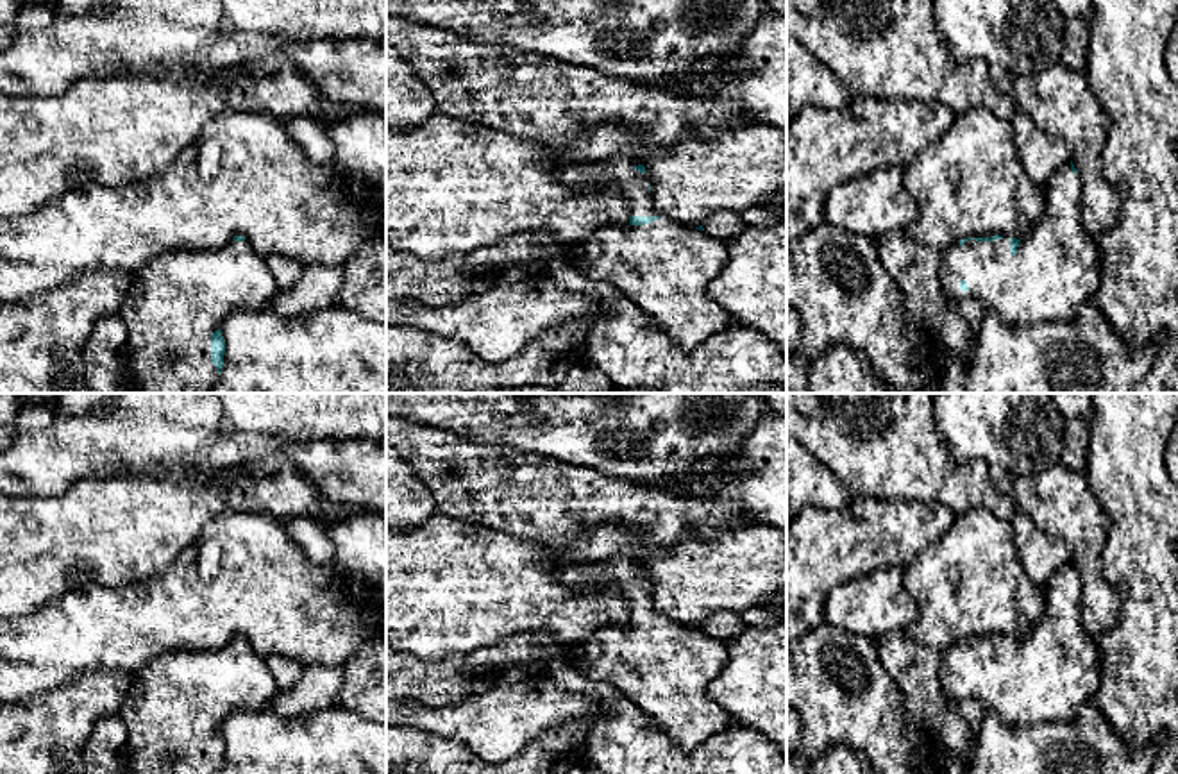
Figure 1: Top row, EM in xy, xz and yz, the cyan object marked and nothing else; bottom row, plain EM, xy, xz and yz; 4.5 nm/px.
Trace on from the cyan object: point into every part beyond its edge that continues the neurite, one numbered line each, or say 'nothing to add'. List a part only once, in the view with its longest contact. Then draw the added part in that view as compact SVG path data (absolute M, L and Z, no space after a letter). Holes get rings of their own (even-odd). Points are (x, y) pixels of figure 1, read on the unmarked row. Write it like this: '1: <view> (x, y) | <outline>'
1: xz (664, 669) | M611 556L602 561L554 568L554 579L563 586L615 588L626 597L629 615L656 618L652 624L644 626L602 626L586 640L567 644L565 654L583 677L611 685L649 715L681 749L695 751L736 722L706 694L710 681L728 663L726 642L661 615L649 593L647 576L636 570L638 565L640 561L633 556Z

